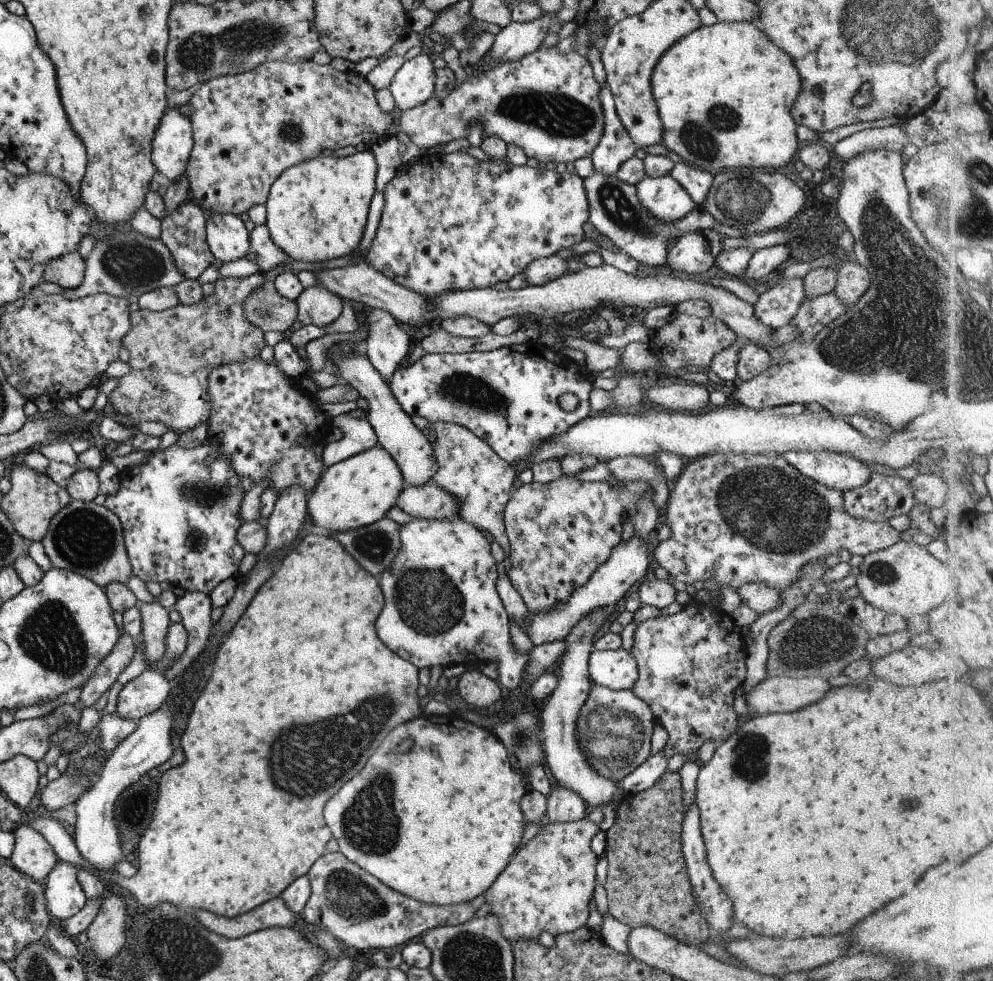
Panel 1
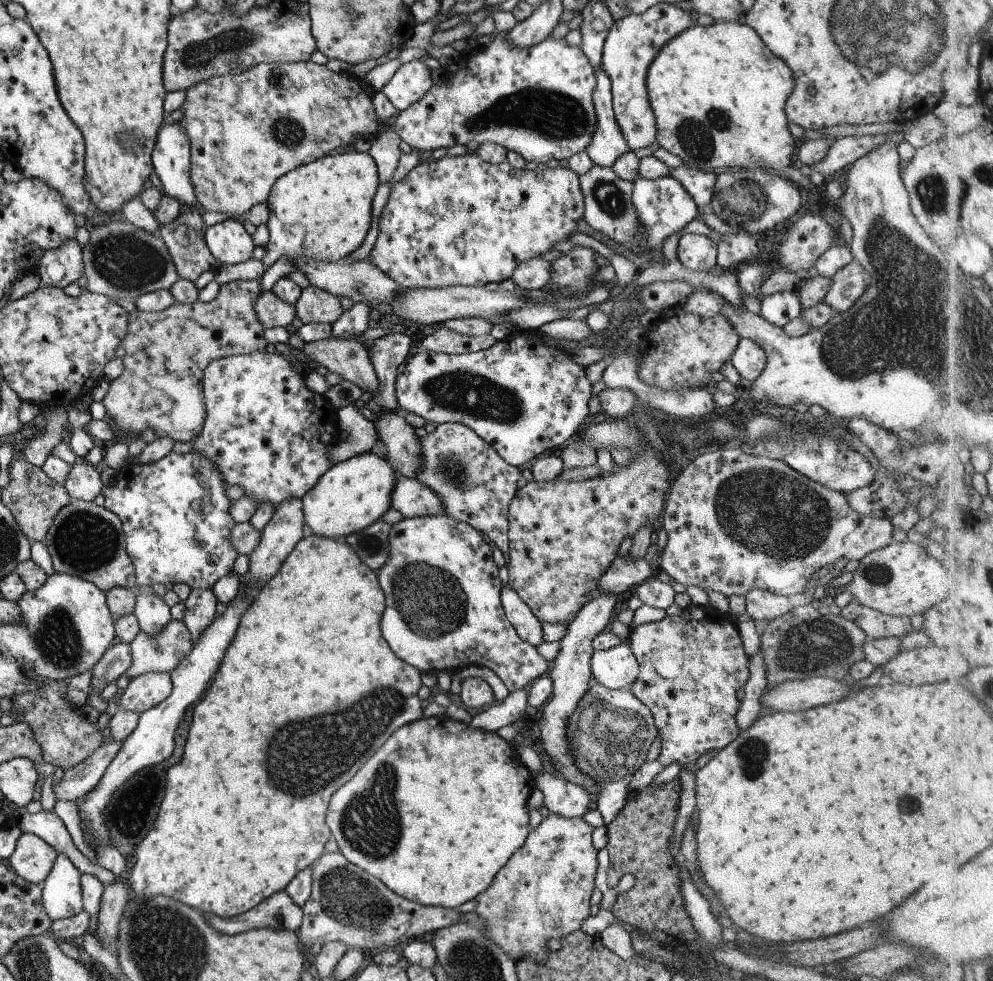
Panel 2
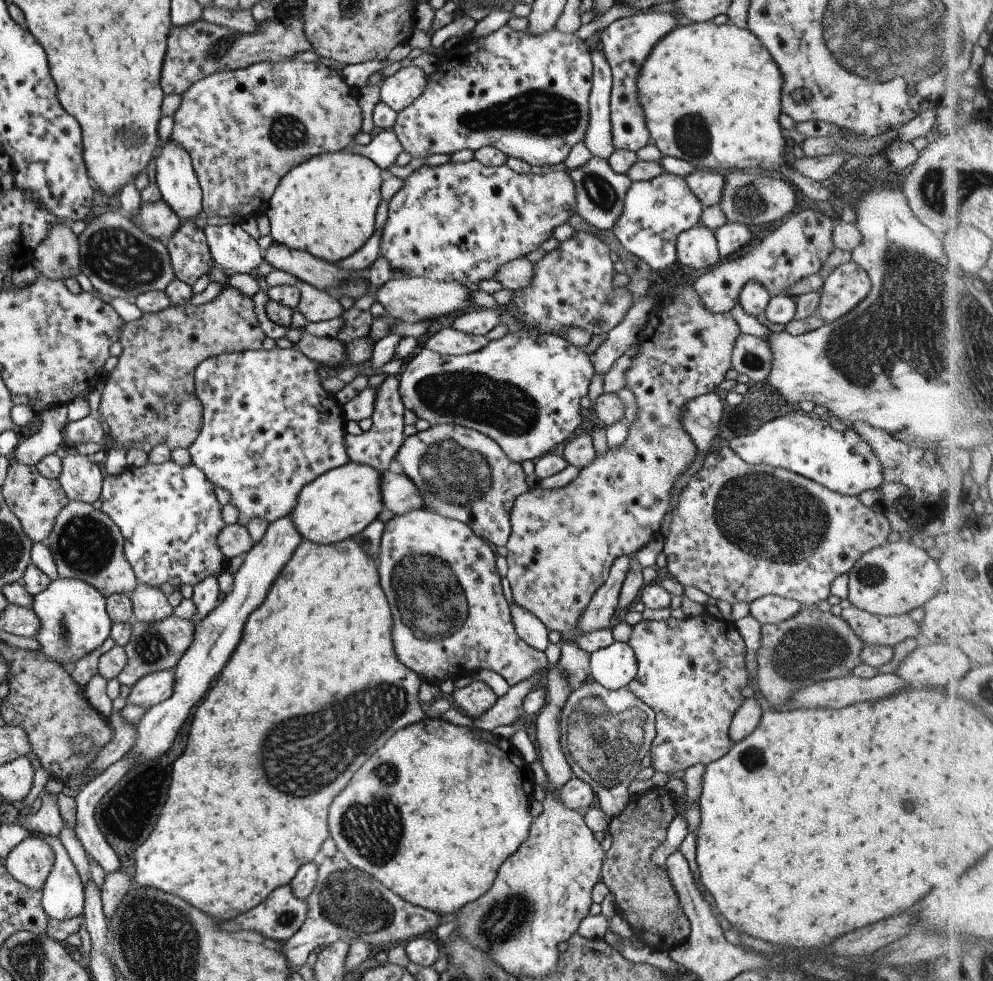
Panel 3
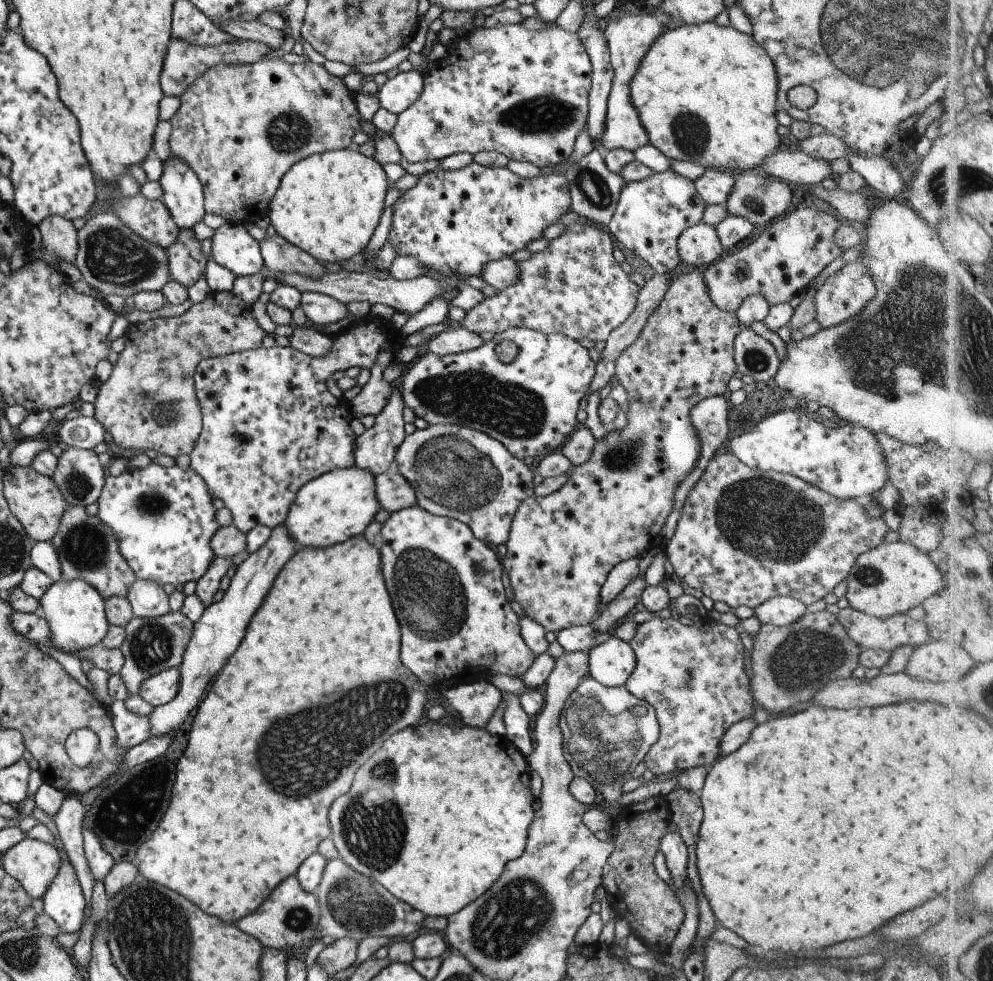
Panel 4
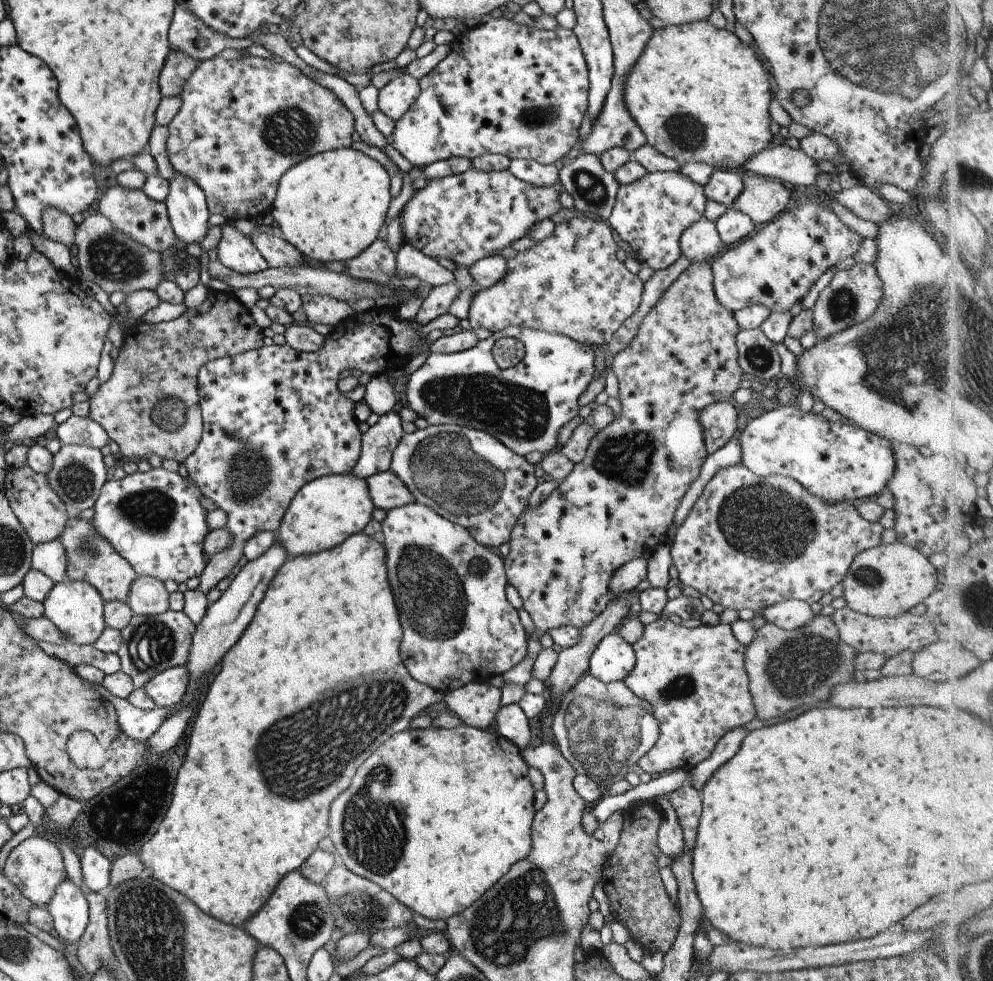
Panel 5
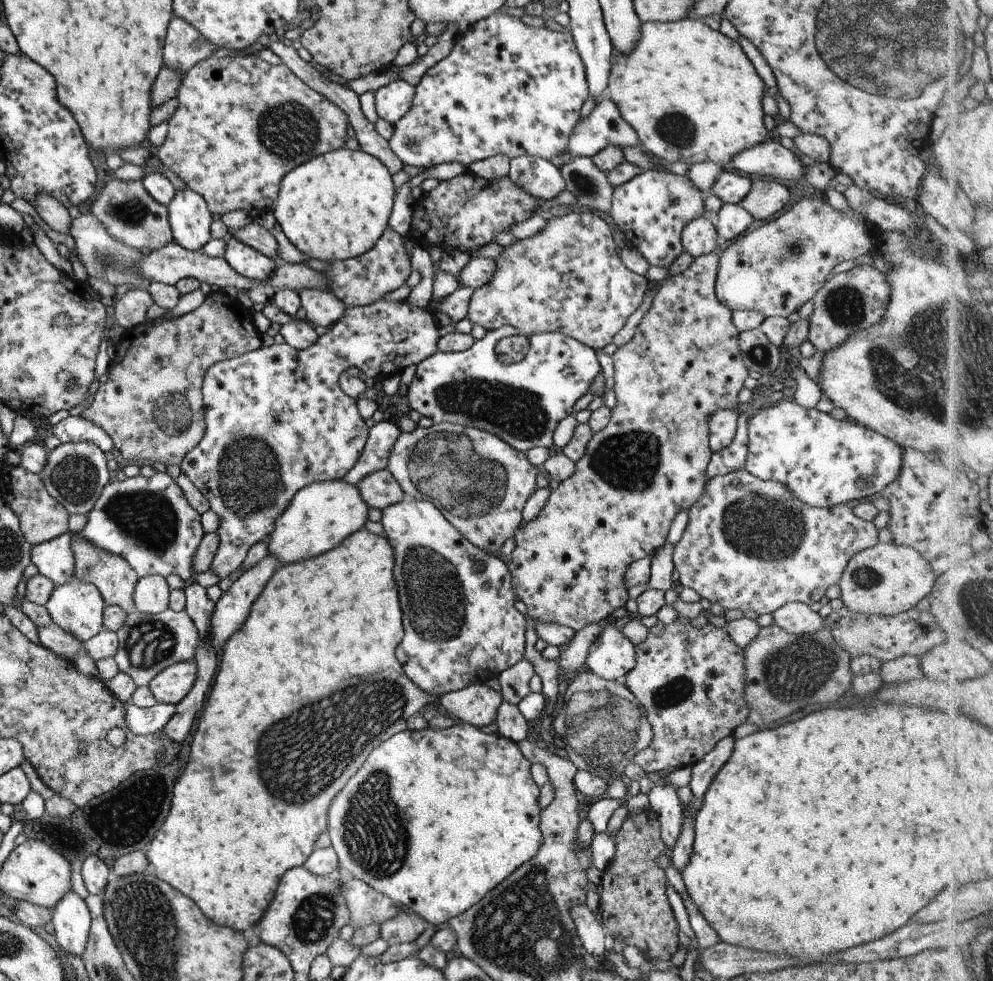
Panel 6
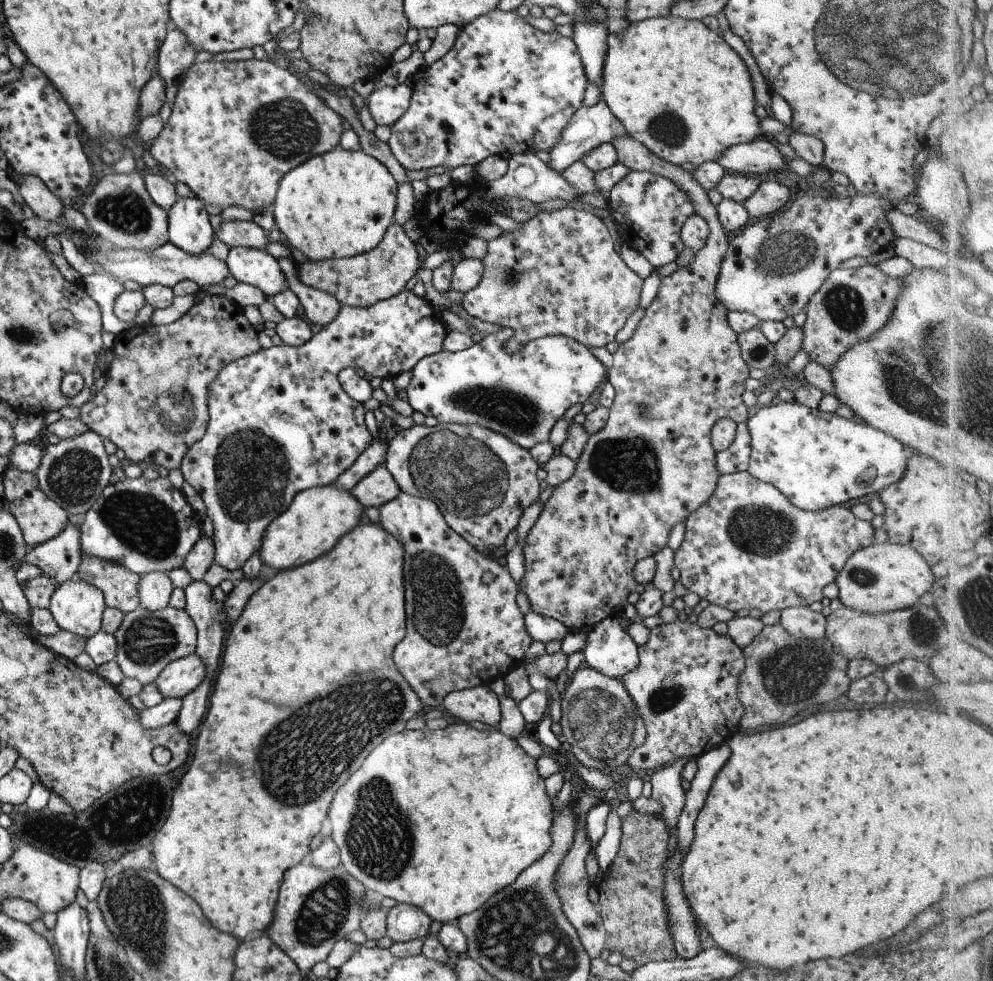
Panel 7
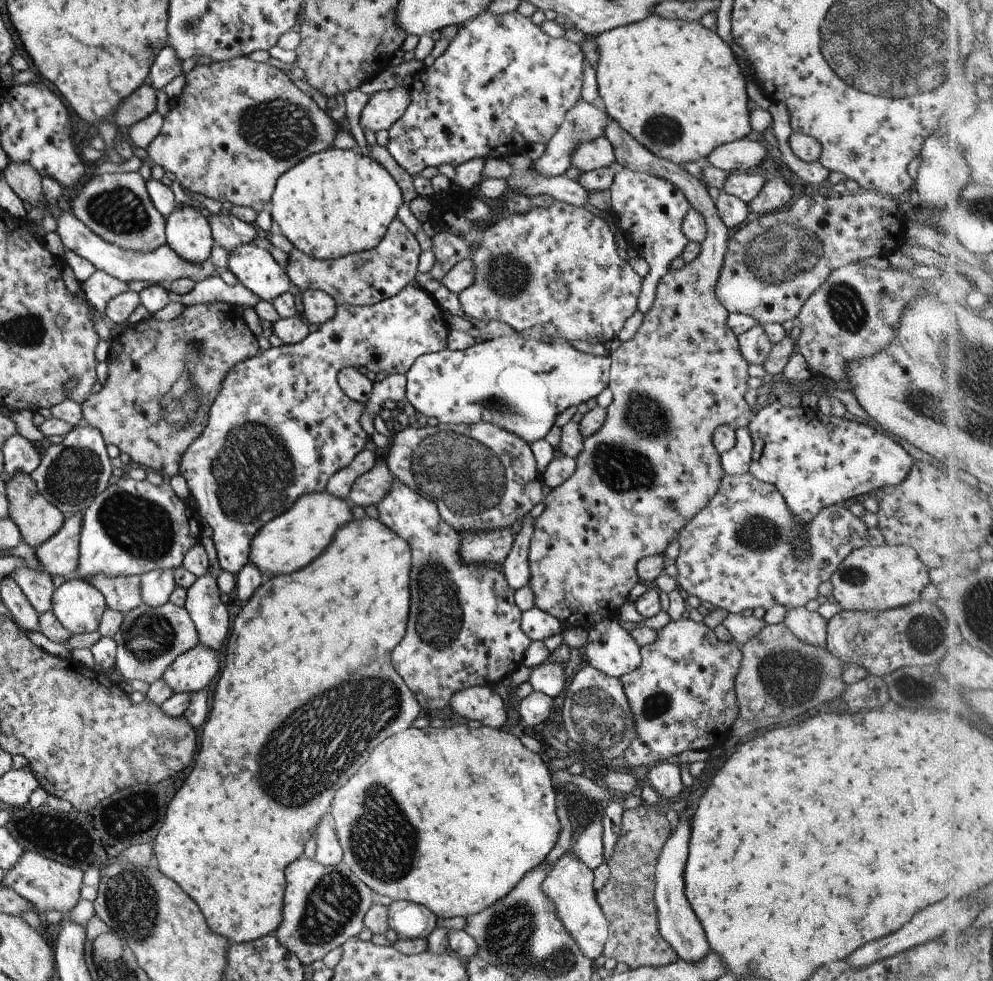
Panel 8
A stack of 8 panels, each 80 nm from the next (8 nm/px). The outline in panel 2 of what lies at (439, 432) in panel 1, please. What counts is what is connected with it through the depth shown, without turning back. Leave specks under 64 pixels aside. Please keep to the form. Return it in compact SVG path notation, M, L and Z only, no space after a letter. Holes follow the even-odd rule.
M440 423L433 432L419 438L419 444L421 472L415 480L441 500L445 515L483 534L503 554L508 552L509 502L522 483L517 466L507 464L483 438L459 423Z

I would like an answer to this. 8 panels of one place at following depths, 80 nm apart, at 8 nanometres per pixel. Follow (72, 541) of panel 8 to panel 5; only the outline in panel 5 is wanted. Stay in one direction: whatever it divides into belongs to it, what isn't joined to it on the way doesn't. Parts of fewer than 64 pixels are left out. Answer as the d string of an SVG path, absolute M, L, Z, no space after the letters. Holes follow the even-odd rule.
M57 538L44 542L43 546L41 543L34 544L30 566L48 576L54 583L65 580L66 558L60 540ZM41 560L43 560L43 570L41 570Z

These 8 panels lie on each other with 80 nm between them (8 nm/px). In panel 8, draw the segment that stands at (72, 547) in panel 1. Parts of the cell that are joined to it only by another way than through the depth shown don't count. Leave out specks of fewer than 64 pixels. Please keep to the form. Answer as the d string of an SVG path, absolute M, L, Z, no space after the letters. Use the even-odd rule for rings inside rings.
M95 573L89 578L85 578L85 581L103 595L107 607L119 611L121 614L125 614L142 603L139 594L140 576L110 577Z

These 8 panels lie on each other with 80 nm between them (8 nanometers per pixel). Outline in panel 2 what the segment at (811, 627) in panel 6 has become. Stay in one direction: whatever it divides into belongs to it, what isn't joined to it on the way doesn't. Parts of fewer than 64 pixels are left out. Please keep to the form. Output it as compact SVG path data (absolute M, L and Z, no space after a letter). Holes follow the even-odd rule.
M749 590L745 594L745 609L755 624L767 623L785 616L792 606L786 597L765 590Z

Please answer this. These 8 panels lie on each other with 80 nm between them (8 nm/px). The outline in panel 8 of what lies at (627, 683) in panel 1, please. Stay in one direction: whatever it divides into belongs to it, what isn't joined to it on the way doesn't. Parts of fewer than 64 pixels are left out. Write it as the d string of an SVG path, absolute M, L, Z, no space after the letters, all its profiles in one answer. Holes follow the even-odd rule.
M615 618L600 620L586 632L583 654L599 672L619 679L639 666L640 646Z

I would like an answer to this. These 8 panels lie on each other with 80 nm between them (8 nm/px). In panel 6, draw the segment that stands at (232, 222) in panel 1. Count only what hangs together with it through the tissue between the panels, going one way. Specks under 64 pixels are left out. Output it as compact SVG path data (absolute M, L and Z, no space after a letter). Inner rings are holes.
M229 233L225 238L223 258L237 274L245 279L263 281L270 275L277 263L254 248L240 243Z

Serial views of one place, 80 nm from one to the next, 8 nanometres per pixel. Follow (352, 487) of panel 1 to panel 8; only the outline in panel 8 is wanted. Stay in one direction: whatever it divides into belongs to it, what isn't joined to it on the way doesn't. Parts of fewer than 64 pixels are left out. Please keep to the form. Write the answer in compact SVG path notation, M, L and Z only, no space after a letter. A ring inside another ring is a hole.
M325 490L298 496L291 508L265 522L255 533L250 540L248 561L258 568L264 579L275 574L291 574L319 556L321 550L331 542L335 531L350 520L353 518L347 499L336 497Z

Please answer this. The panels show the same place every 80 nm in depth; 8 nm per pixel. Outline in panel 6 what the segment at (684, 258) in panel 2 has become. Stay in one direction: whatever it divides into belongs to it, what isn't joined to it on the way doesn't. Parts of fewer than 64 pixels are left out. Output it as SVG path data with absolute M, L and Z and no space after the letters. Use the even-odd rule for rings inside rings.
M697 217L687 223L680 232L682 250L694 259L712 253L722 243L715 227L708 219Z

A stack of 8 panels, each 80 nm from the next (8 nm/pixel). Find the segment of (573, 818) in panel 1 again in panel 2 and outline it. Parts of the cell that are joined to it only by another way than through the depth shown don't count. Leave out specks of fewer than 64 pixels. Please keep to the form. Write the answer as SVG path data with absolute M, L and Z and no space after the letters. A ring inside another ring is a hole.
M541 770L541 774L537 774L533 778L533 782L534 787L540 790L543 796L543 805L549 813L564 818L581 818L592 807L591 794L569 780L555 778Z

